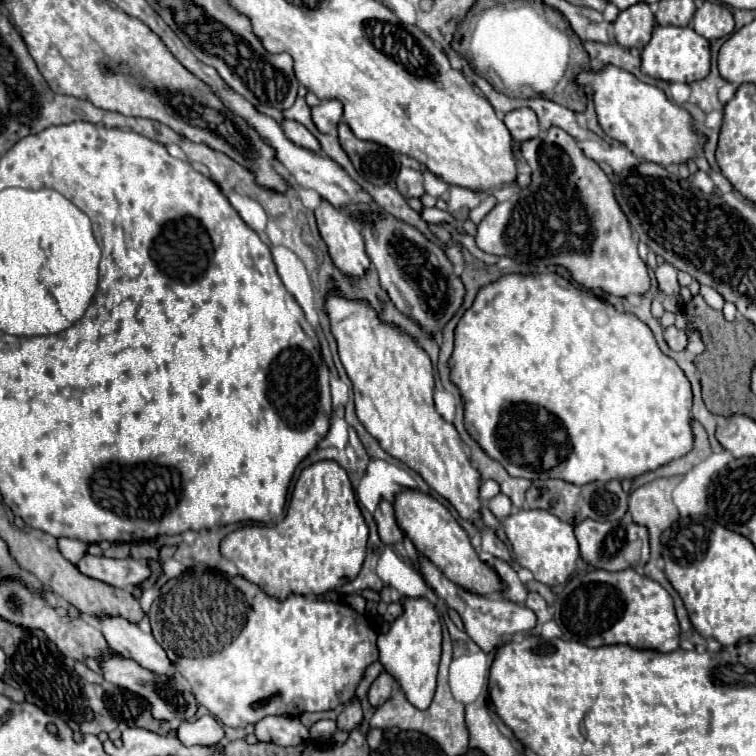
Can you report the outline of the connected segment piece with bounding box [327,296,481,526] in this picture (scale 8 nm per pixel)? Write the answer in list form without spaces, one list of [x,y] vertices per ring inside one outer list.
[[[329,296],[327,298],[327,314],[331,320],[331,332],[339,344],[339,358],[347,370],[347,376],[353,382],[355,392],[355,408],[359,422],[367,428],[371,436],[375,436],[385,452],[389,452],[393,458],[407,464],[411,470],[421,474],[421,478],[443,498],[449,500],[449,504],[459,512],[463,520],[473,522],[475,526],[481,526],[481,472],[473,468],[471,460],[461,450],[461,438],[453,424],[445,422],[433,404],[433,390],[435,390],[435,378],[433,378],[433,366],[429,356],[399,328],[381,324],[377,314],[365,304],[365,302],[353,302],[345,300],[341,296]]]

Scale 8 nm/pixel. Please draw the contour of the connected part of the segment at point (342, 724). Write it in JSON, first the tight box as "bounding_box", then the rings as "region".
{"bounding_box":[337,700,363,732],"region":[[[351,700],[349,706],[337,716],[337,728],[343,732],[353,732],[363,722],[363,712],[359,700]]]}

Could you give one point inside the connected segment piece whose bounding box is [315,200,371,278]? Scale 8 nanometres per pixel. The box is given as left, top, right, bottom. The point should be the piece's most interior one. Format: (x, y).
(344, 241)

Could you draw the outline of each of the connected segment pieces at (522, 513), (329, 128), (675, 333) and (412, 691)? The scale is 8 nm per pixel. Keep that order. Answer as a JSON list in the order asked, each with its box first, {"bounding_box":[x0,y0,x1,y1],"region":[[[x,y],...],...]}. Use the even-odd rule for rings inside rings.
[{"bounding_box":[503,510,579,586],"region":[[[519,510],[517,514],[503,518],[503,528],[517,564],[531,570],[537,582],[547,586],[559,586],[575,570],[575,562],[579,558],[579,542],[573,534],[571,524],[543,510]]]},{"bounding_box":[311,100,343,134],"region":[[[321,100],[319,106],[311,108],[311,112],[313,112],[315,126],[323,134],[337,130],[339,122],[343,120],[343,104],[339,100]]]},{"bounding_box":[665,326,689,350],"region":[[[671,326],[665,330],[665,340],[669,344],[669,348],[673,350],[685,350],[687,348],[687,342],[689,342],[689,336],[685,330],[679,330],[677,326]]]},{"bounding_box":[379,598,442,710],"region":[[[407,598],[405,612],[391,624],[387,634],[379,634],[379,662],[399,682],[405,698],[419,710],[427,710],[435,694],[437,666],[441,658],[442,627],[433,604],[423,598]]]}]

